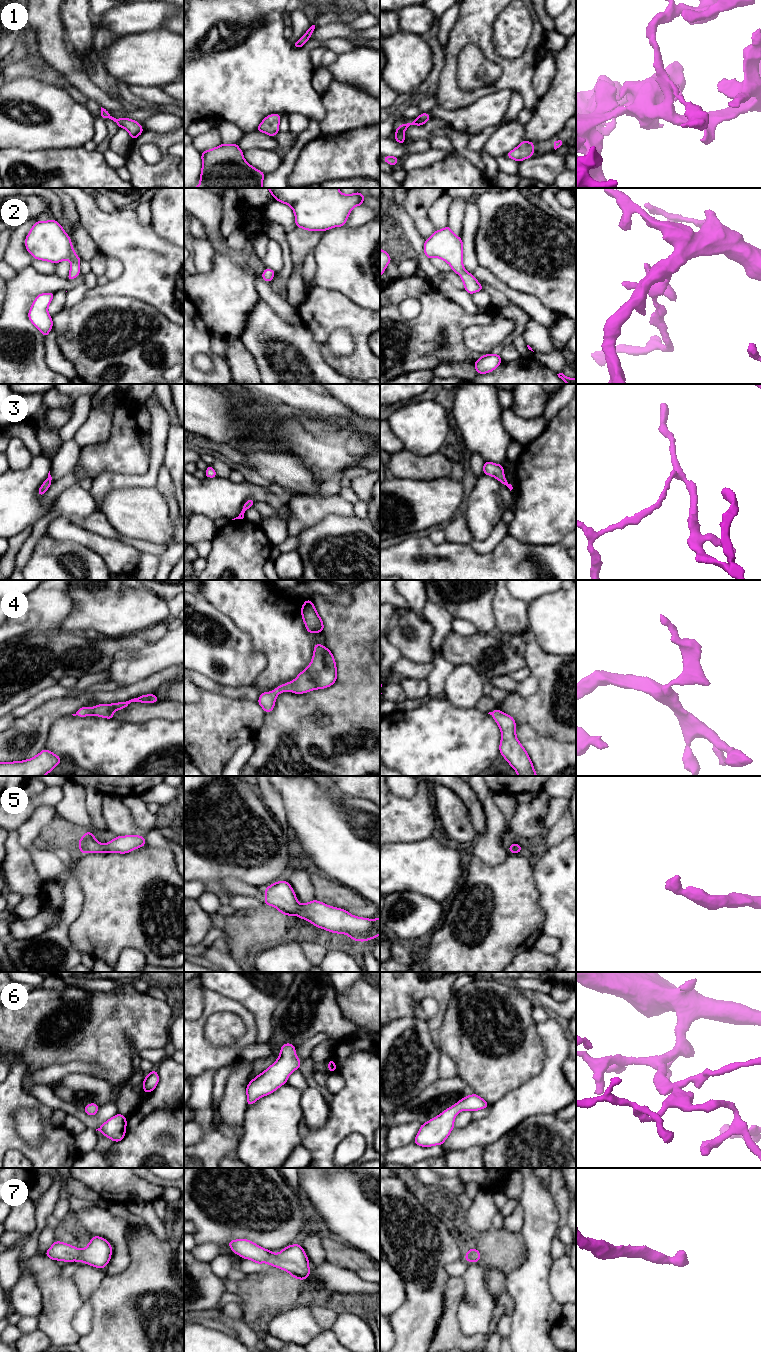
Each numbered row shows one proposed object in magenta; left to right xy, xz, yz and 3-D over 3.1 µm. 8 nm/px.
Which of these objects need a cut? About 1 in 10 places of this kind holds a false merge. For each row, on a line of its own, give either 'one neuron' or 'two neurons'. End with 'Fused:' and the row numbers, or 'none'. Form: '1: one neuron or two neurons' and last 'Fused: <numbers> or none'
1: one neuron
2: one neuron
3: one neuron
4: one neuron
5: one neuron
6: one neuron
7: one neuron
Fused: none

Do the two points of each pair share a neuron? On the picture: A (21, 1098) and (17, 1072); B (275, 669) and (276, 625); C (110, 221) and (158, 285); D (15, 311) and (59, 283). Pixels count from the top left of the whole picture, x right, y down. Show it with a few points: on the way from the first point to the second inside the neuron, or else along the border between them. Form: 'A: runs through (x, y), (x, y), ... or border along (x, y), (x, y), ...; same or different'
A: runs through (17, 1092), (17, 1078); same
B: runs through (276, 658), (276, 636); same
C: runs through (122, 237), (127, 242), (128, 249), (148, 269); same
D: runs through (23, 299), (39, 283), (47, 283); same

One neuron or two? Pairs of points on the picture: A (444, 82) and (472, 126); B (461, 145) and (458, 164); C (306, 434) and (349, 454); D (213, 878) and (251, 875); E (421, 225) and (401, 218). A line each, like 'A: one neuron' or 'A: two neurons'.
A: two neurons
B: two neurons
C: one neuron
D: one neuron
E: two neurons

